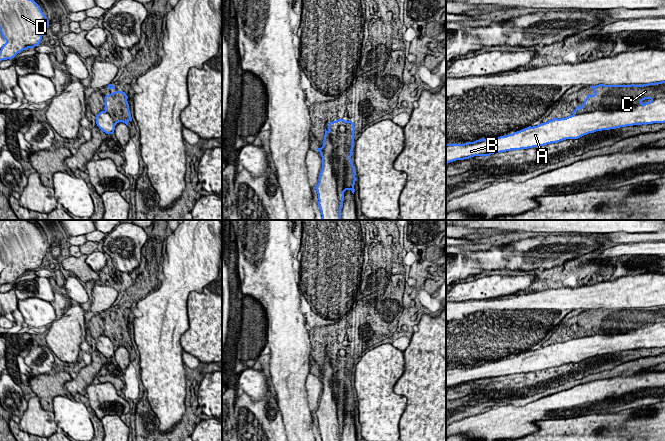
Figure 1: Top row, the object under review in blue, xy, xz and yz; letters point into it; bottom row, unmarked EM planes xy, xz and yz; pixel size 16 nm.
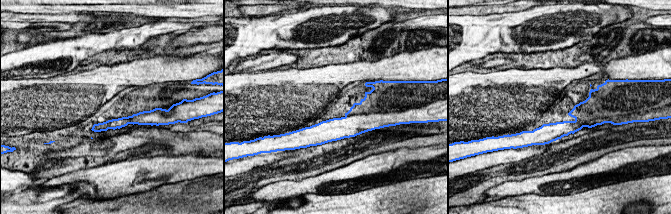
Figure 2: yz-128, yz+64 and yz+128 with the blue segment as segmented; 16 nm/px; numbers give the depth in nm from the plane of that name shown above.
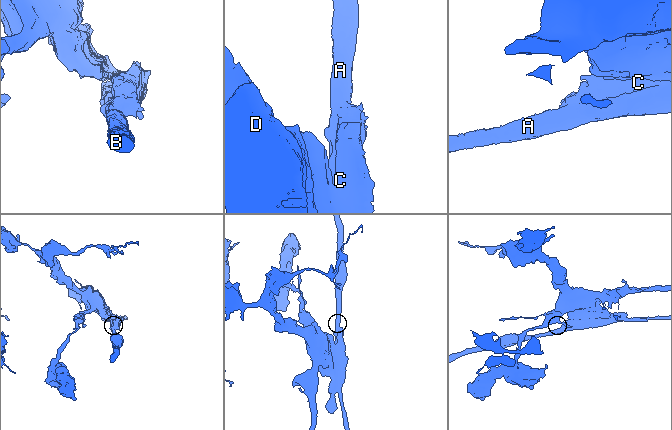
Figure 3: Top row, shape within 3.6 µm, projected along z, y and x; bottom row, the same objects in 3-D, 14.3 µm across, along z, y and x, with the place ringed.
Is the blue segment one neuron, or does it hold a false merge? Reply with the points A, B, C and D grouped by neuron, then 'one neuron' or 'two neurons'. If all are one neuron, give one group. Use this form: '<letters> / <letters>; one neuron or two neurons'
A B C D; one neuron

